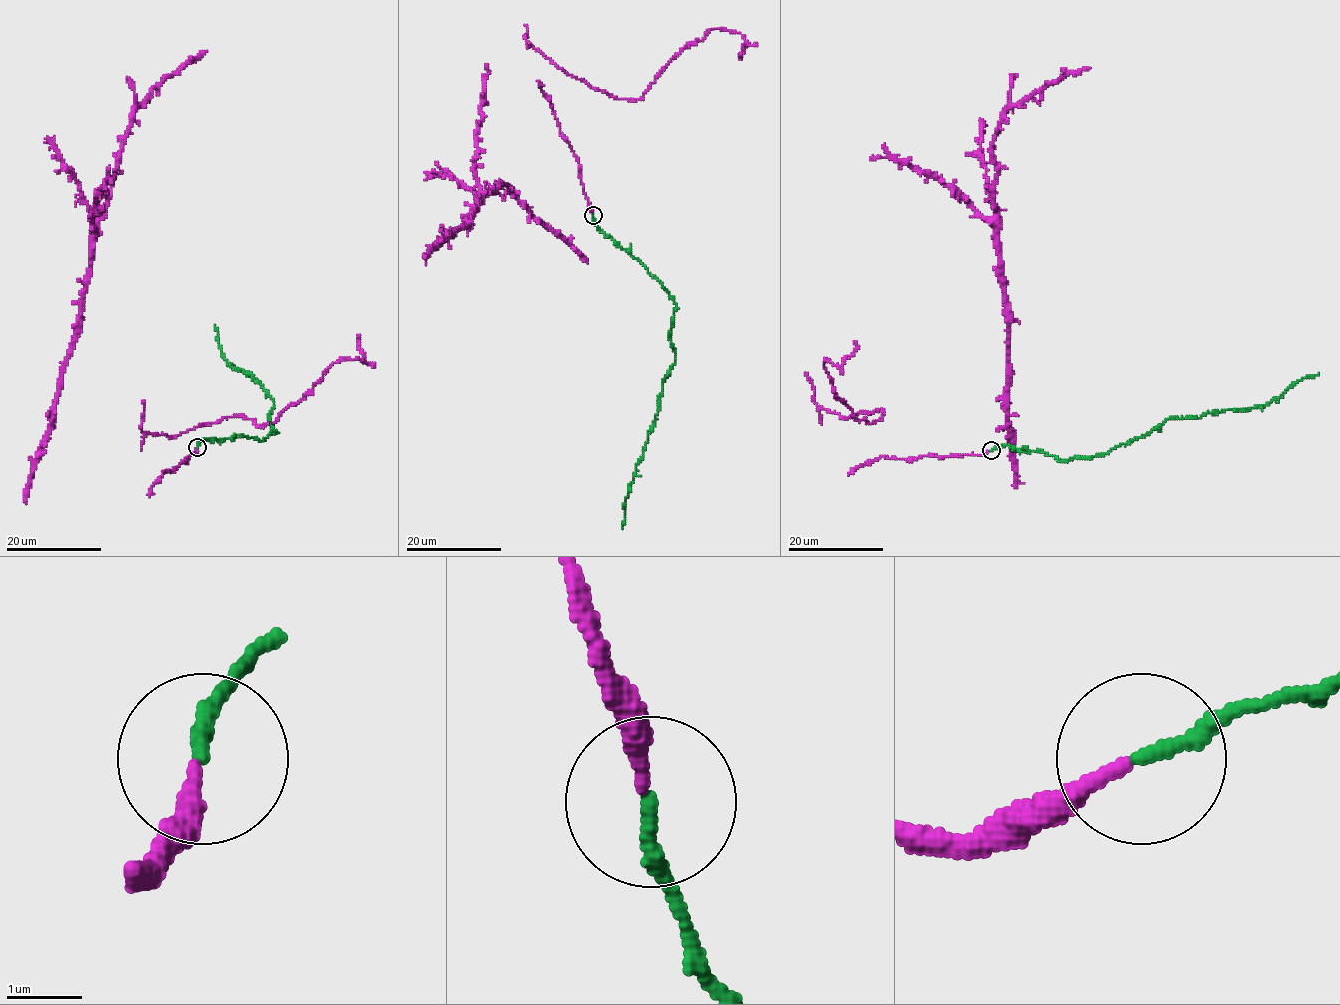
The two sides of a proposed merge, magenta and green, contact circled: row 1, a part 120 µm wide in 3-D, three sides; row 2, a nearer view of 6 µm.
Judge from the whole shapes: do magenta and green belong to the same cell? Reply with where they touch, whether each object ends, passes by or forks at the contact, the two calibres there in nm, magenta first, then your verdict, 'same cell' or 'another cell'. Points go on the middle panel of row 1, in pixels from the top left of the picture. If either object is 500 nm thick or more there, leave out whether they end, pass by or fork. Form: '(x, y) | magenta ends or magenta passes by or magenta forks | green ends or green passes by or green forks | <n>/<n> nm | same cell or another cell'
(593, 215) | magenta ends | green ends | 200/200 nm | same cell

